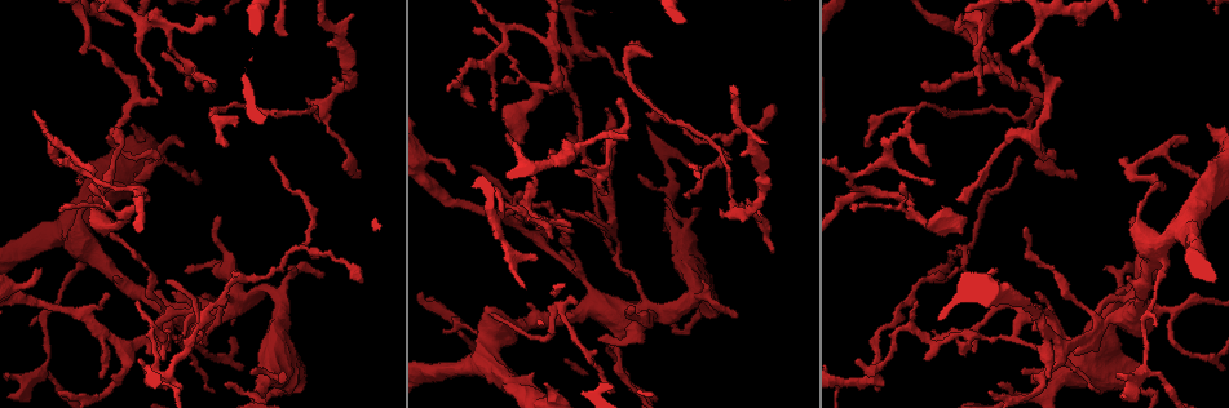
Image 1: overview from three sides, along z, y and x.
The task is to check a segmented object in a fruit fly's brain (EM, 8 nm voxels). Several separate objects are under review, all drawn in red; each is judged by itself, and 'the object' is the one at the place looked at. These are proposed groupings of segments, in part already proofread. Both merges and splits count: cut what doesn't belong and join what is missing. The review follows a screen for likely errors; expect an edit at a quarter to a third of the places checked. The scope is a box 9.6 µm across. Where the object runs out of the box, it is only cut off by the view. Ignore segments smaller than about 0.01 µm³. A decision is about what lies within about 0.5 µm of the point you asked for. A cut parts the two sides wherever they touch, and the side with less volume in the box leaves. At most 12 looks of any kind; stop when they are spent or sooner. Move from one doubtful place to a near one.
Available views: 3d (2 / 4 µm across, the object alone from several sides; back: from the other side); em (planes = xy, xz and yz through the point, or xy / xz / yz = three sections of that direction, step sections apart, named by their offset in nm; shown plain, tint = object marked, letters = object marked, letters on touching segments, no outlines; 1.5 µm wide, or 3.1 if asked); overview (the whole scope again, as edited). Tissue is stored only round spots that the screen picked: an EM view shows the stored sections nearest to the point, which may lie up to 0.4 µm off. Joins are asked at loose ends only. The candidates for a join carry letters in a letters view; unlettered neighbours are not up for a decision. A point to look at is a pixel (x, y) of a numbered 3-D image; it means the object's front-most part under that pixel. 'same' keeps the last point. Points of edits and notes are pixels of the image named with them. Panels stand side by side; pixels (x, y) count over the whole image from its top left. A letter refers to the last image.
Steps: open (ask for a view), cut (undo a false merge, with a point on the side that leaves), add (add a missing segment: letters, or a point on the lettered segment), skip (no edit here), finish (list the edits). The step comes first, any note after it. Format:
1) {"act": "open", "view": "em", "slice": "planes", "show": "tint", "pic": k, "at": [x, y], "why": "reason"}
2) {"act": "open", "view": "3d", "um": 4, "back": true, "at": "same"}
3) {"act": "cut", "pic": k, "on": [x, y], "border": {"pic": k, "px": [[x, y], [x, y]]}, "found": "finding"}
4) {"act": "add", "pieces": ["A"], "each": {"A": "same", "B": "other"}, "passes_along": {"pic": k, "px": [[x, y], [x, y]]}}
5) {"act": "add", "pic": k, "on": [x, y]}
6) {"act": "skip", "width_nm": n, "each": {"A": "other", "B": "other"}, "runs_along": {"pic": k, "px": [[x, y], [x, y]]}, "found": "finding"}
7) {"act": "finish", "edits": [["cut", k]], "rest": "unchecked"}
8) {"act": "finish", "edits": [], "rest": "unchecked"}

{"act": "open", "view": "em", "slice": "planes", "show": "letters", "pic": 1, "at": [445, 331], "why": "thin end"}

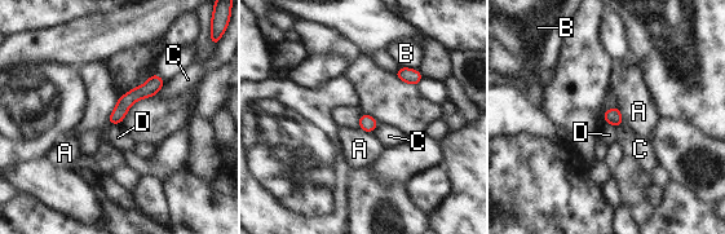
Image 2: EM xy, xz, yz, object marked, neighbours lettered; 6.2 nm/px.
{"act": "skip", "width_nm": 90, "each": {"A": "other", "B": "other", "C": "other", "D": "other"}, "found": "none of them fits"}

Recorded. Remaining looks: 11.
{"act": "open", "view": "3d", "um": 4, "pic": 1, "at": [1024, 229], "why": "free end"}

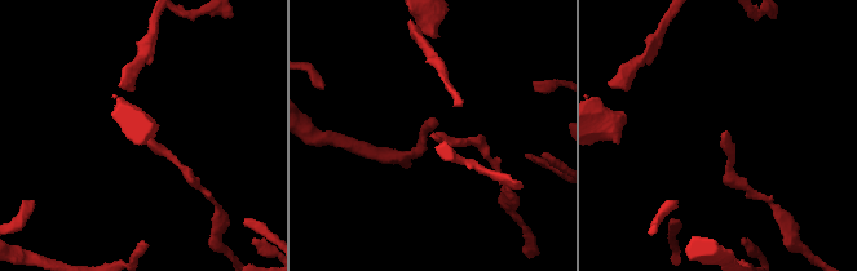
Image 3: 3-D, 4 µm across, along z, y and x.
{"act": "open", "view": "em", "slice": "xz", "step": 4, "show": "plain", "pic": 3, "at": [432, 135], "why": "need the tissue"}

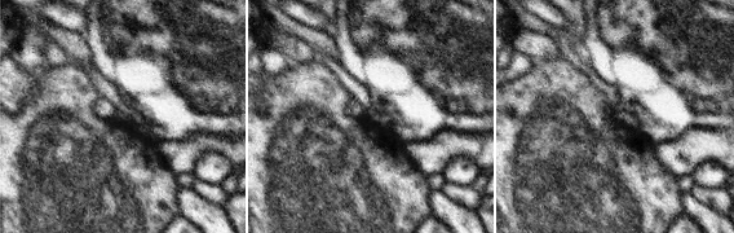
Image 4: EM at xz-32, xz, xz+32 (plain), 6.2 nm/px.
{"act": "open", "view": "em", "slice": "xz", "step": 4, "show": "letters", "at": "same"}

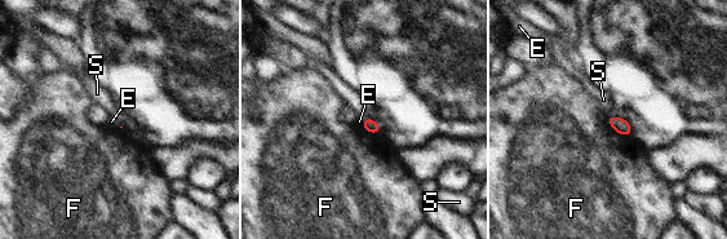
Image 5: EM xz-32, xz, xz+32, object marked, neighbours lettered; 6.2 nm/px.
{"act": "skip", "each": {"E": "other", "F": "other", "S": "other"}, "border": {"pic": 5, "px": [[607, 118], [617, 132], [630, 136]]}, "found": "none of them fits"}

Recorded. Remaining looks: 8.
{"act": "open", "view": "3d", "um": 2, "pic": 1, "at": [80, 53], "why": "branch stops here"}

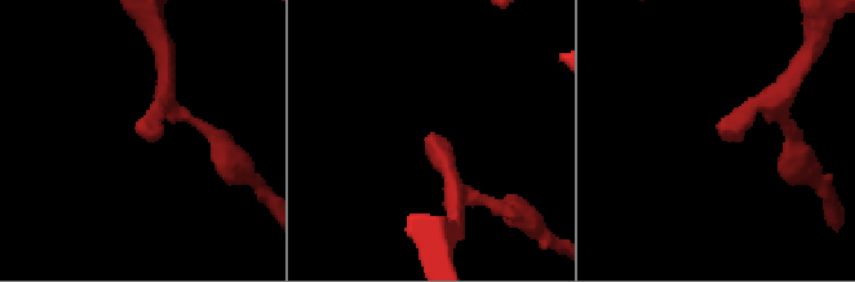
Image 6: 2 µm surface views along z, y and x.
{"act": "open", "view": "em", "slice": "planes", "show": "letters", "pic": 6, "at": [431, 142], "why": "need the tissue"}

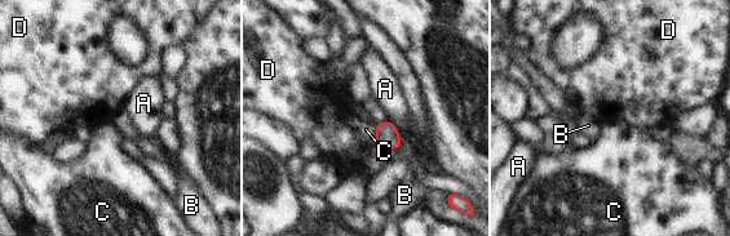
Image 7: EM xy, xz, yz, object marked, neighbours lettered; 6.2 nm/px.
{"act": "skip", "each": {"A": "other", "B": "other", "C": "other", "D": "other"}, "border": {"pic": 7, "px": [[376, 124], [376, 141], [374, 143]]}, "found": "no lettered segment goes on from it"}

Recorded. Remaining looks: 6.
{"act": "open", "view": "3d", "um": 4, "back": true, "pic": 1, "at": [91, 178], "why": "side arm on a straight run"}

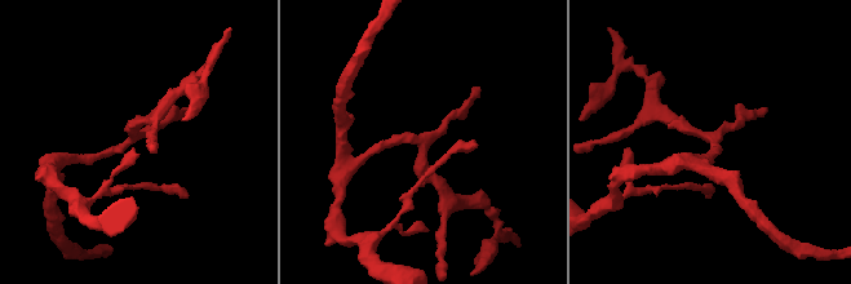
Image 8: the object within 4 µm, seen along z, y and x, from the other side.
{"act": "open", "view": "em", "slice": "planes", "show": "plain", "pic": 8, "at": [712, 142], "arms": 3, "why": "now the EM"}

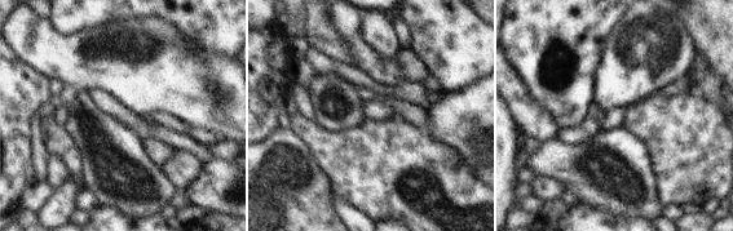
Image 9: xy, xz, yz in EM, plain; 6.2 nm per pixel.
{"act": "open", "view": "em", "slice": "planes", "show": "letters", "at": "same", "why": "see the neighbours"}

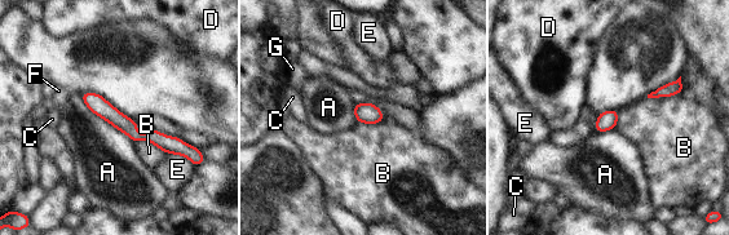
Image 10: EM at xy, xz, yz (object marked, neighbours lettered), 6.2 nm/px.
{"act": "skip", "width_nm": 110, "each": {"A": "other", "B": "other", "C": "other", "D": "other", "E": "other", "F": "other", "G": "other"}, "runs_along": {"pic": 10, "px": [[85, 96], [137, 137], [186, 147]]}, "found": "continuous, no second neuron"}

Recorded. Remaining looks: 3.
{"act": "open", "view": "3d", "um": 2, "pic": 1, "at": [138, 303], "why": "an open end"}

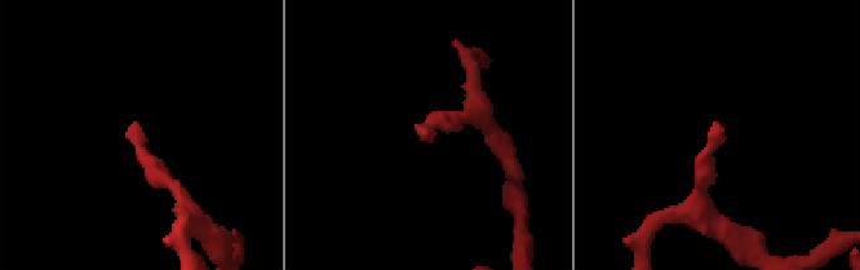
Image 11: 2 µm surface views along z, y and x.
{"act": "open", "view": "em", "slice": "xy", "step": 4, "show": "tint", "pic": 11, "at": [423, 126]}

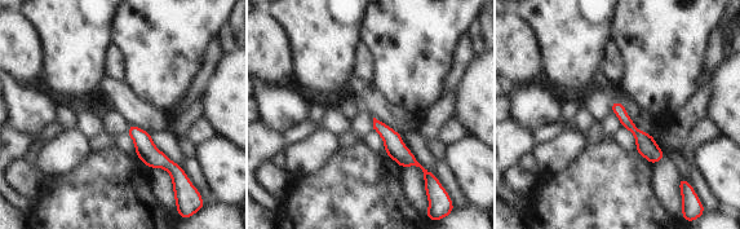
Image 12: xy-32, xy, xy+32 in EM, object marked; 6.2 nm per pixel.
{"act": "open", "view": "em", "slice": "planes", "show": "letters", "at": "same"}

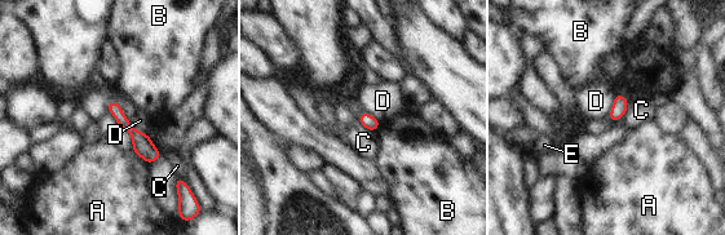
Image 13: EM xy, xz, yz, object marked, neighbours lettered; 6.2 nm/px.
{"act": "skip", "each": {"A": "other", "B": "other", "C": "other", "D": "other", "E": "other"}, "runs_along": {"pic": 13, "px": [[113, 105], [128, 128], [157, 155]]}, "found": "no lettered segment goes on from it"}

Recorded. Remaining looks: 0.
{"act": "finish", "edits": [], "rest": "unchecked"}

